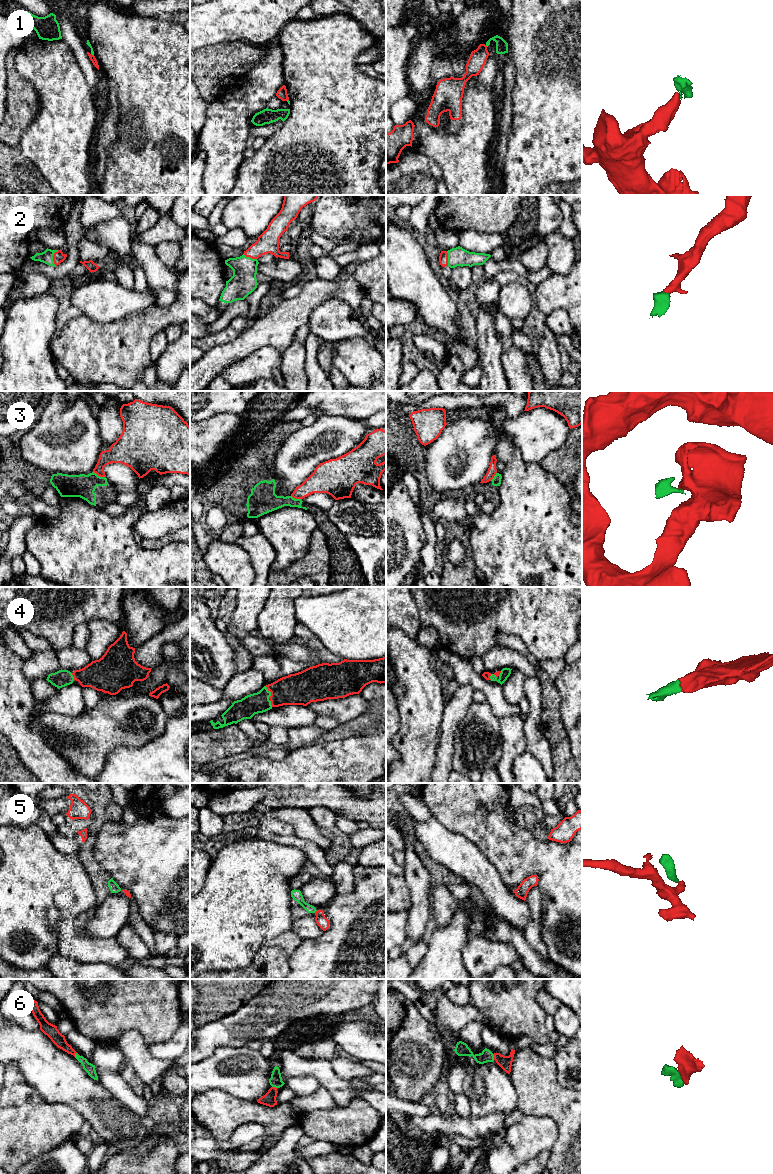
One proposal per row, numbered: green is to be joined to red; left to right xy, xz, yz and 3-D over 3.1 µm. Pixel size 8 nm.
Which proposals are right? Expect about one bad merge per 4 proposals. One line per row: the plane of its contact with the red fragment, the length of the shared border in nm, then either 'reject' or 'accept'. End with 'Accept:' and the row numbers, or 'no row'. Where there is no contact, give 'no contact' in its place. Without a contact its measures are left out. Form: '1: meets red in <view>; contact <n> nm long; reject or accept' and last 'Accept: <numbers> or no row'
1: meets red in xy; contact 30 nm long; reject
2: meets red in xy; contact 130 nm long; accept
3: meets red in xy; contact 120 nm long; reject
4: meets red in xz; contact 110 nm long; accept
5: no contact; reject
6: meets red in xy; contact 50 nm long; accept
Accept: 2, 4, 6

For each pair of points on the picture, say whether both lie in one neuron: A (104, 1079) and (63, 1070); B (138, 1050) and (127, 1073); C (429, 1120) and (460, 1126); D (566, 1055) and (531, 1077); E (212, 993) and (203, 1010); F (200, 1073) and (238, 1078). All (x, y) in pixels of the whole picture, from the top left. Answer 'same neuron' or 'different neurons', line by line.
A: different neurons
B: different neurons
C: same neuron
D: different neurons
E: same neuron
F: same neuron

